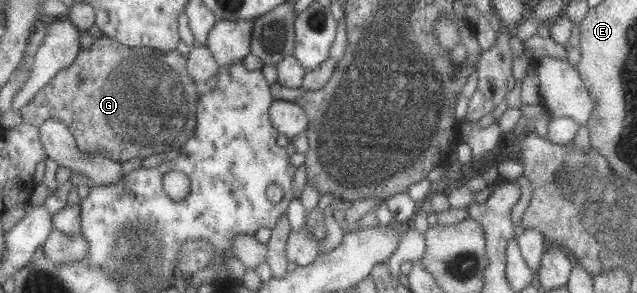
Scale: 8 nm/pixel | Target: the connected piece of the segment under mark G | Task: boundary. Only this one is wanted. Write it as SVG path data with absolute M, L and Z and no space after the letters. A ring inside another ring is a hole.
M103 35L100 39L96 40L89 50L83 50L75 61L75 67L69 67L62 70L53 81L41 93L38 93L30 105L21 109L22 116L25 121L33 122L34 125L41 128L49 119L59 119L65 122L73 130L74 135L77 137L79 148L86 153L93 155L100 154L106 148L118 149L120 148L120 161L130 161L130 159L144 159L150 155L164 153L164 151L178 150L188 141L194 133L197 132L197 109L199 95L201 95L204 86L198 82L193 81L189 76L187 56L183 56L177 50L163 52L149 47L133 48L124 45L122 42L116 41L114 38Z

